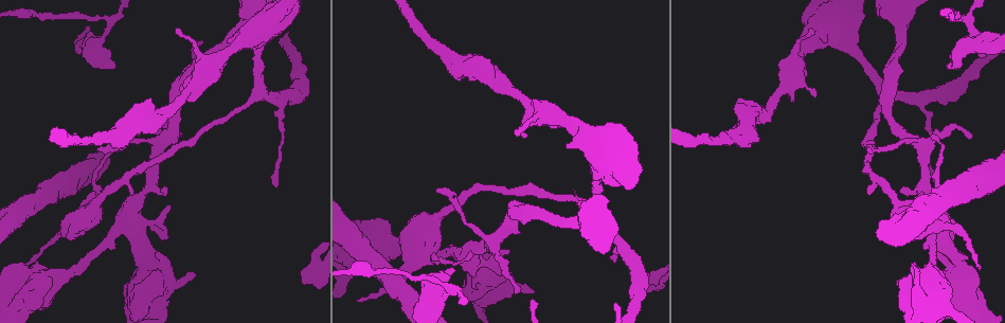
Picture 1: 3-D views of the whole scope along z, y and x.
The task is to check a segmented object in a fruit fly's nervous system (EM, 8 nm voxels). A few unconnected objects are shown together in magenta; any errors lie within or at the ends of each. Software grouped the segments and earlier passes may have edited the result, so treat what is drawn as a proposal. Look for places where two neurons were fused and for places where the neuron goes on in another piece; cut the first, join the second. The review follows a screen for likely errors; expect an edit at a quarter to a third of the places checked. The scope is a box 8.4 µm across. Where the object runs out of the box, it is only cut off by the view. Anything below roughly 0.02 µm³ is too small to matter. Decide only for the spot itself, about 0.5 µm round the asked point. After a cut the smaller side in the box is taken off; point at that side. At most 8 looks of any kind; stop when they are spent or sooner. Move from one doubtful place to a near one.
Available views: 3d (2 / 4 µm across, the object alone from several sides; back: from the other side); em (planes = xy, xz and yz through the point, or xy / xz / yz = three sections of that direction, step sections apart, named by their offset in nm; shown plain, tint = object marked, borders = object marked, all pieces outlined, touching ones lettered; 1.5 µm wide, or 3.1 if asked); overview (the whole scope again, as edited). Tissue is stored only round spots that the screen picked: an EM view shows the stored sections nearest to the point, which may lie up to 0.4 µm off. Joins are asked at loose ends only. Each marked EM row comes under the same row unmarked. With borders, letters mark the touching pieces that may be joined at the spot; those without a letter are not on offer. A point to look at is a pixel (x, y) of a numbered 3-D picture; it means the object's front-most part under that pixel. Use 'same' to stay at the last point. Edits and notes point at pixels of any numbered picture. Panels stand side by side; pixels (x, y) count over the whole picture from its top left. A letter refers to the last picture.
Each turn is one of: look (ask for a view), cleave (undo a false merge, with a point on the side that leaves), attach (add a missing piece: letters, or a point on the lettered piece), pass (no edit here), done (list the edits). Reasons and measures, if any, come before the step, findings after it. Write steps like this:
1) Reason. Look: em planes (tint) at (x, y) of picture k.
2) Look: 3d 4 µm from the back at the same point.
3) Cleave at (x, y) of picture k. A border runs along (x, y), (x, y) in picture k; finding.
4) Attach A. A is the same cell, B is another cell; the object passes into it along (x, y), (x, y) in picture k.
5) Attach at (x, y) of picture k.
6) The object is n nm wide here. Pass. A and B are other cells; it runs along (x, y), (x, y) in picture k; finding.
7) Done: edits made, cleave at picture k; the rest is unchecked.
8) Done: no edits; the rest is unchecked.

Free end. Look: em xz step 4 (tint) at (522, 133) of picture 1.

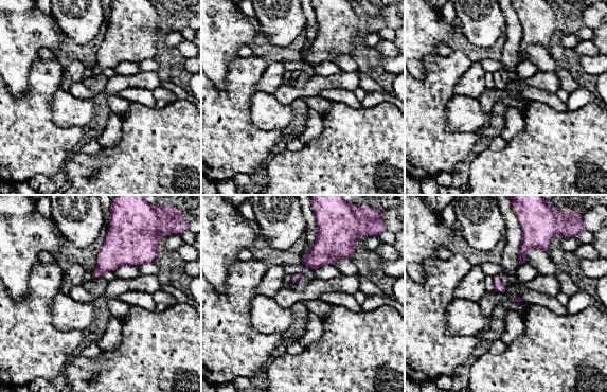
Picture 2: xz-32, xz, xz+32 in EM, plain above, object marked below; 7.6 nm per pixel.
Look: em planes (borders) at the same point.

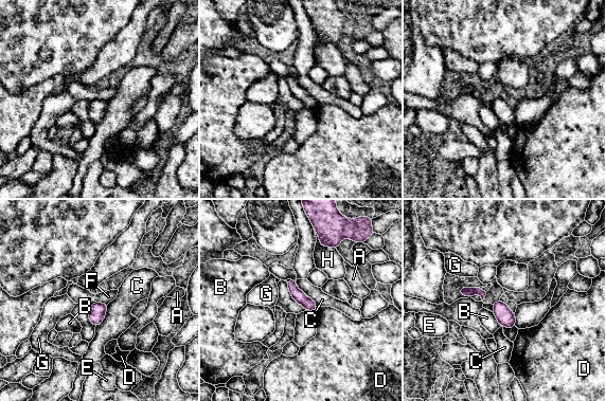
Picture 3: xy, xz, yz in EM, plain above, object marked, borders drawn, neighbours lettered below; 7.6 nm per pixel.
Pass. A, B, C, D, E, F, G and H are other cells; a border runs along (296, 280), (296, 286), (319, 306) in picture 3; no lettered piece goes on from it.

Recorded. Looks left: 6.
An open end. Look: em xz step 4 (tint) at (168, 207) of picture 1.

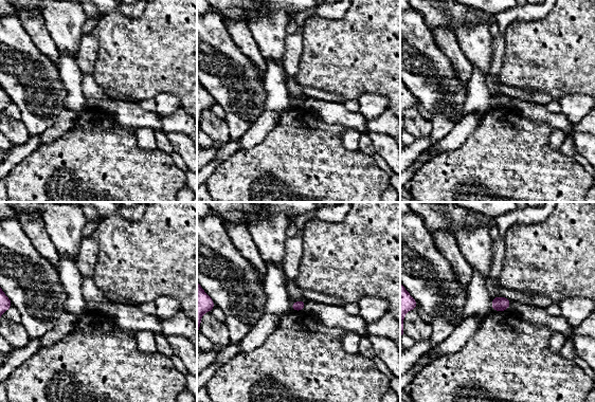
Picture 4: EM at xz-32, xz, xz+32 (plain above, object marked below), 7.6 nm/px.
Look: em xz step 4 (borders) at the same point.

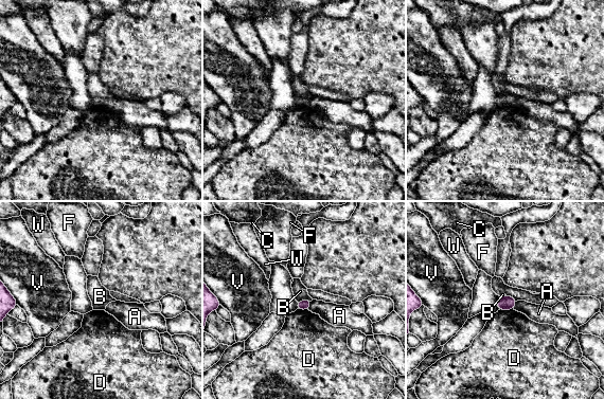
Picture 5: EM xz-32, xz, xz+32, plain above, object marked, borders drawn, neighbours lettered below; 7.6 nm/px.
Pass. A, B, C, D, F, V and W are other cells; none of them fits.

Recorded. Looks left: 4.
Branch stops here. Look: em planes (tint) at (193, 275) of picture 1.

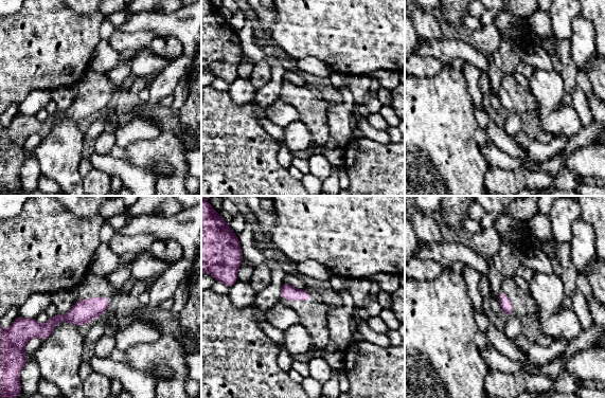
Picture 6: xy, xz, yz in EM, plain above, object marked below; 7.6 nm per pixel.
What lies round it. Look: em planes (borders) at the same point.

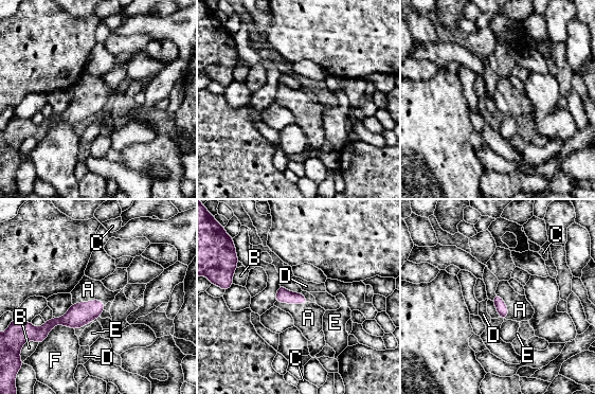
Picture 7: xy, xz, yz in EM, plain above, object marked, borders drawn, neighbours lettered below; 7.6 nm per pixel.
The longest contact is with F, 300 nm. Attach A. A is the same cell, B, C, D, E and F are other cells; it goes on there.

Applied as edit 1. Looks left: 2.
Look: 3d 2 µm at (260, 53) of picture 1.

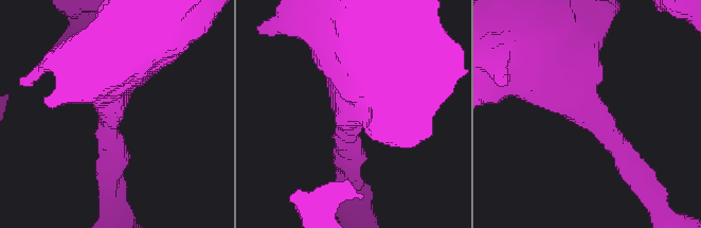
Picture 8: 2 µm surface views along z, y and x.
The arms are 200, 650 nm wide. Look: em planes (borders) at (595, 119) of picture 8.

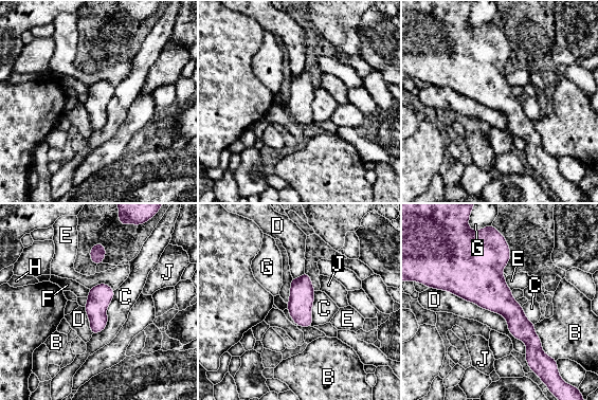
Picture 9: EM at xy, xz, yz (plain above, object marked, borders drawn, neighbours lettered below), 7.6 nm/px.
Pass. B, C, D, E, F, G, H and J are other cells; a border runs along (432, 287), (500, 313), (525, 353) in picture 9; all the same neuron.

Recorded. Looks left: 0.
Done: edits made, attach at picture 7; the rest is unchecked.

